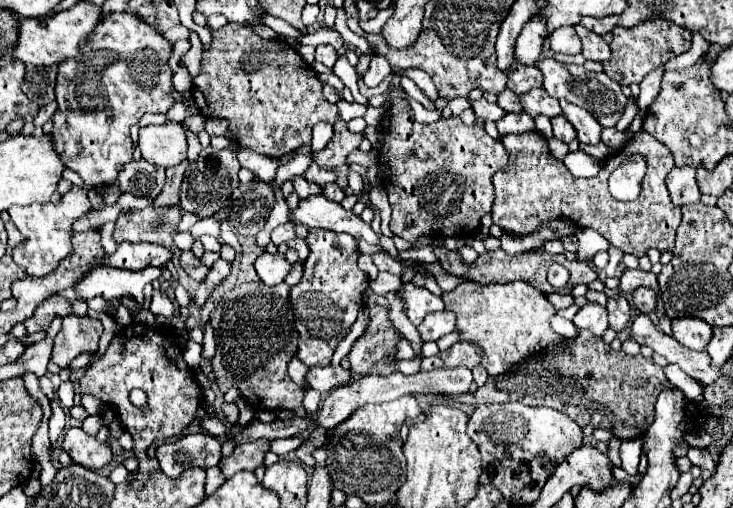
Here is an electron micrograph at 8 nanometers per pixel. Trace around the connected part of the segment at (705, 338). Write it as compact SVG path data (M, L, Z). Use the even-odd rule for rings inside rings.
M674 318L672 336L692 350L704 350L712 336L712 326L698 318Z

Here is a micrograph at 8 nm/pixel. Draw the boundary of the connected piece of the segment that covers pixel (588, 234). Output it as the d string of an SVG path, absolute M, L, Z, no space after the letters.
M582 228L580 234L576 230L576 238L582 240L582 248L584 248L584 252L588 256L592 256L592 254L596 254L600 250L608 250L608 246L610 246L604 236L600 236L596 230L590 230L590 228Z

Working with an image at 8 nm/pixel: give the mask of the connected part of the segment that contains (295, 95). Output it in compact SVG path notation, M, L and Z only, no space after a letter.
M232 22L220 30L210 30L212 44L204 50L200 62L200 74L192 78L192 96L198 112L204 118L224 118L234 134L238 146L250 148L258 154L282 158L300 146L312 144L312 128L318 122L334 124L338 116L336 104L330 104L322 94L322 82L312 66L308 66L300 54L284 40L264 40L246 26L234 26Z

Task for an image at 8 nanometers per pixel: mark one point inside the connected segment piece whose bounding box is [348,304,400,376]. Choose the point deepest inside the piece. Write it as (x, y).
(381, 337)

